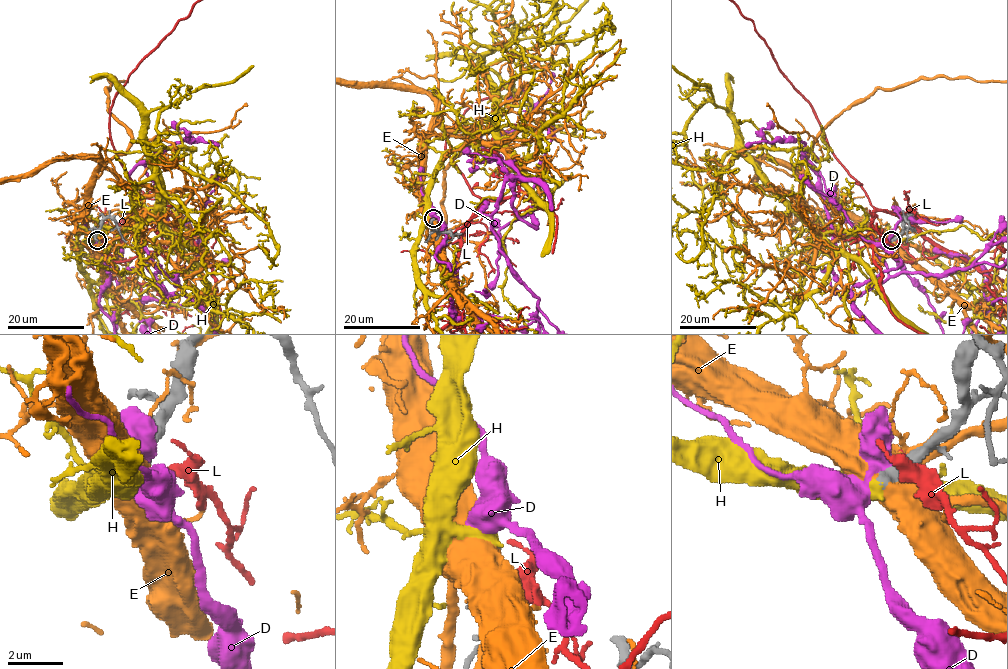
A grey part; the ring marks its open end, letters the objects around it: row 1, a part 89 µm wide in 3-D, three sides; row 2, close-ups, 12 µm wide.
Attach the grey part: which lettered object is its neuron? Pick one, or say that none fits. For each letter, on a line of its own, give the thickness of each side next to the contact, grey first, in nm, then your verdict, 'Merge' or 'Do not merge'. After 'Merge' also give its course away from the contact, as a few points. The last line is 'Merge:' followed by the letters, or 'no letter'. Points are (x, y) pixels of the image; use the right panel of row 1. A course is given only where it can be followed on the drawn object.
D: Thickness 600 nm (grey) against 440 nm. Do not merge
E: Thickness 480 nm (grey) against 500 nm. Do not merge
H: Thickness 400 nm (grey) against 400 nm. Merge
L: Thickness 480 nm (grey) against 170 nm. Do not merge
Merge: H

